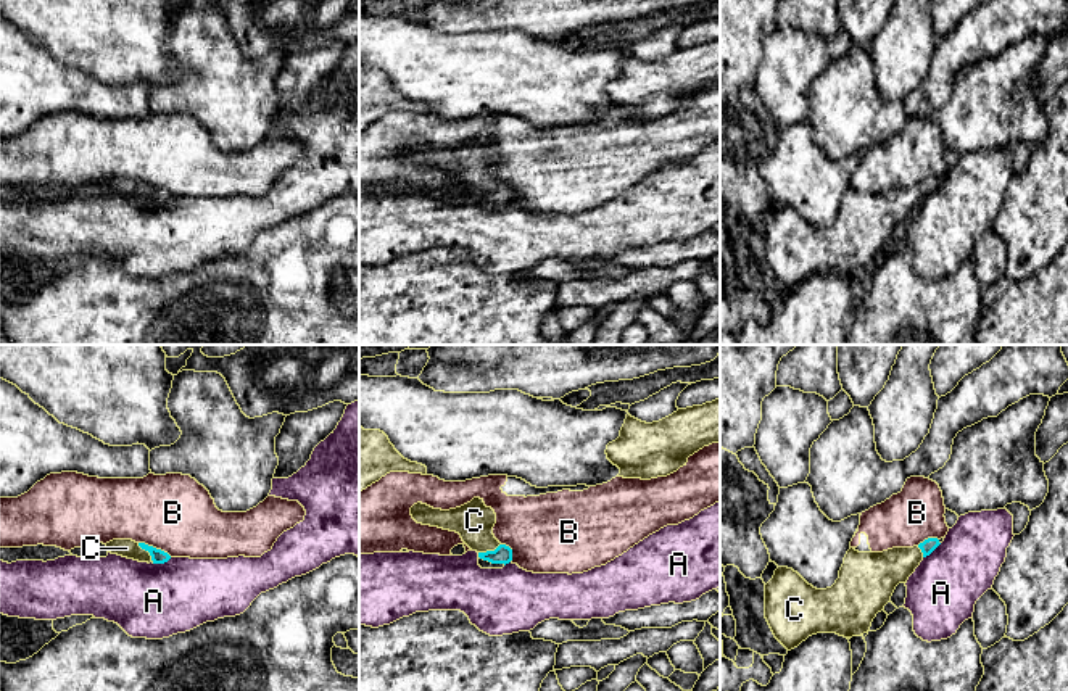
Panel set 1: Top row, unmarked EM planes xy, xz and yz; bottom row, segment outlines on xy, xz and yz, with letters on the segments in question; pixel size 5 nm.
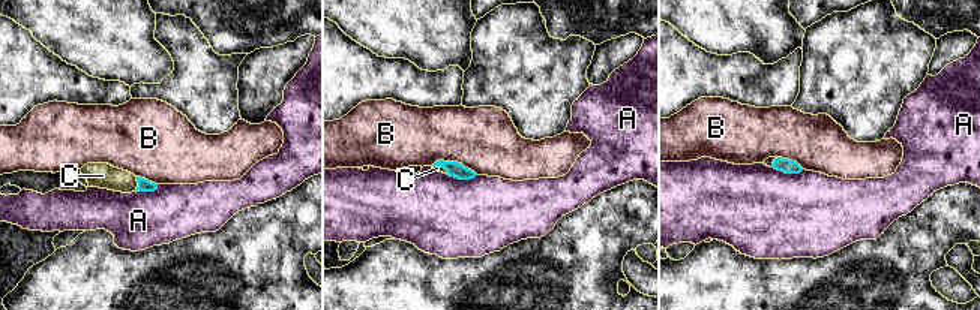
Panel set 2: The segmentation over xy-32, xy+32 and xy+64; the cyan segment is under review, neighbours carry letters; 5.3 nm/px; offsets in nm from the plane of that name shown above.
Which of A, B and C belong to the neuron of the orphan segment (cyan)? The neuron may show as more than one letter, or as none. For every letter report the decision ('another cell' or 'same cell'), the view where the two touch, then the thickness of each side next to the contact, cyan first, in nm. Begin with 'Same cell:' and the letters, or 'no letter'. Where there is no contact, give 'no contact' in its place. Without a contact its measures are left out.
Same cell: C
A: another cell | xy | 70/380 nm
B: another cell | xy | 70/380 nm
C: same cell | xy | 70/90 nm

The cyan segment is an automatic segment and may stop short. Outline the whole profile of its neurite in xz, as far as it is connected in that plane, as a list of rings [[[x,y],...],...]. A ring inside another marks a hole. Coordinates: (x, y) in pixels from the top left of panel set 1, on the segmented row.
[[[480,498],[449,511],[417,503],[411,507],[411,515],[417,523],[459,533],[462,541],[478,552],[482,569],[503,569],[512,561],[512,549],[493,535],[495,511],[486,507]]]

